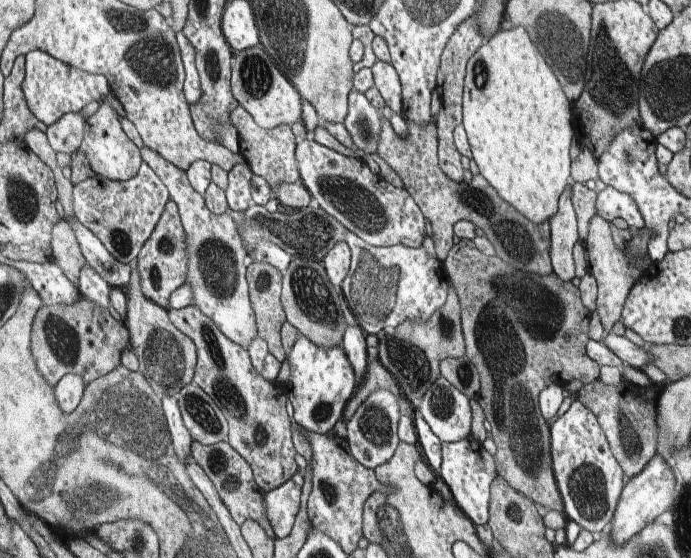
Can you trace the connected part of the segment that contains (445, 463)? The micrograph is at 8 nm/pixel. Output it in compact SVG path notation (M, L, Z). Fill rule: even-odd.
M466 436L460 442L441 443L442 462L437 472L439 478L448 485L460 510L477 526L489 521L490 490L496 480L496 465L482 442Z

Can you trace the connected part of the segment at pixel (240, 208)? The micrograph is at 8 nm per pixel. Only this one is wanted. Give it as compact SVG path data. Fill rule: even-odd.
M238 162L228 172L228 188L225 190L226 202L229 209L236 212L244 212L250 204L250 178L254 176L248 164Z

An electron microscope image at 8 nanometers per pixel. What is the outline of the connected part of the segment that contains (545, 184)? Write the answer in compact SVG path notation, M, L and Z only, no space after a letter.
M524 26L498 30L470 57L468 68L464 128L472 148L472 160L502 200L512 204L530 222L542 224L558 212L560 196L570 180L570 146L576 120L565 88L544 54L538 54Z

